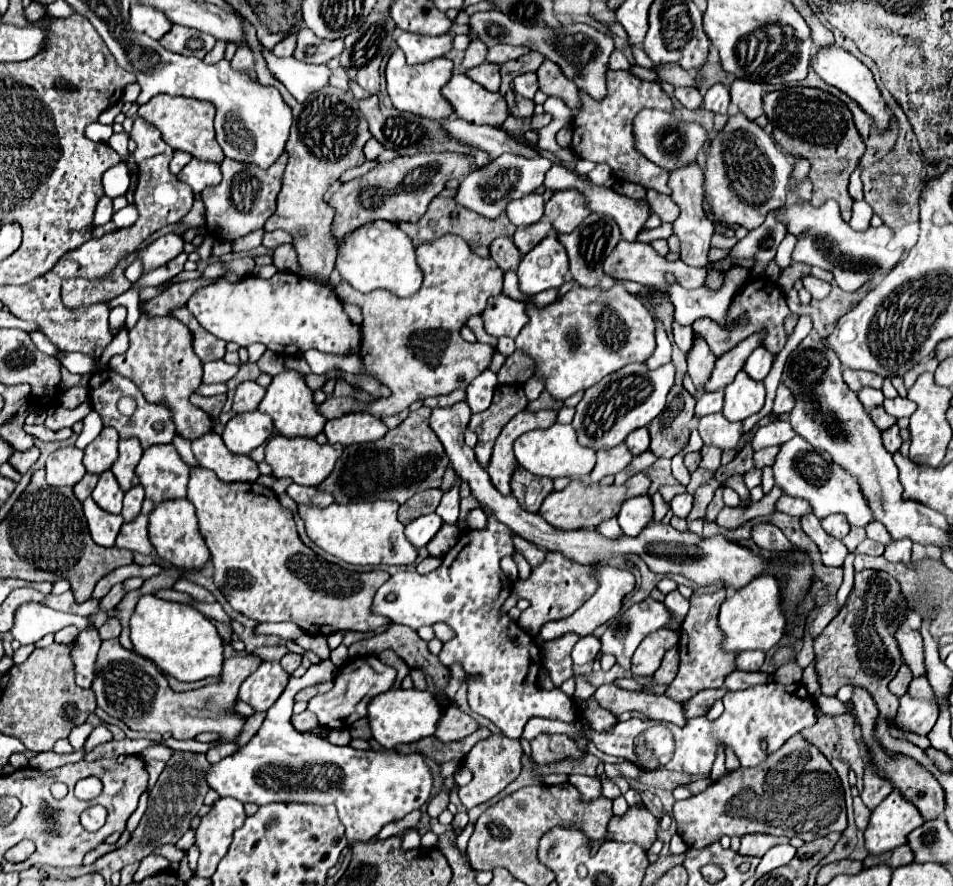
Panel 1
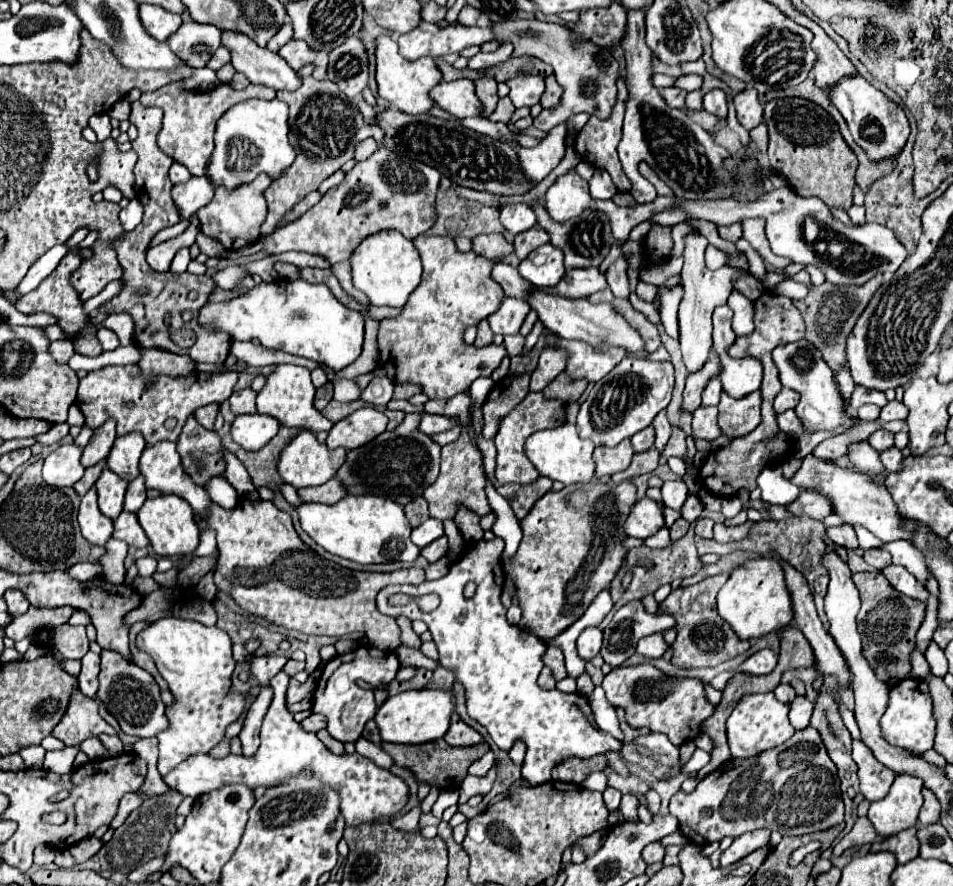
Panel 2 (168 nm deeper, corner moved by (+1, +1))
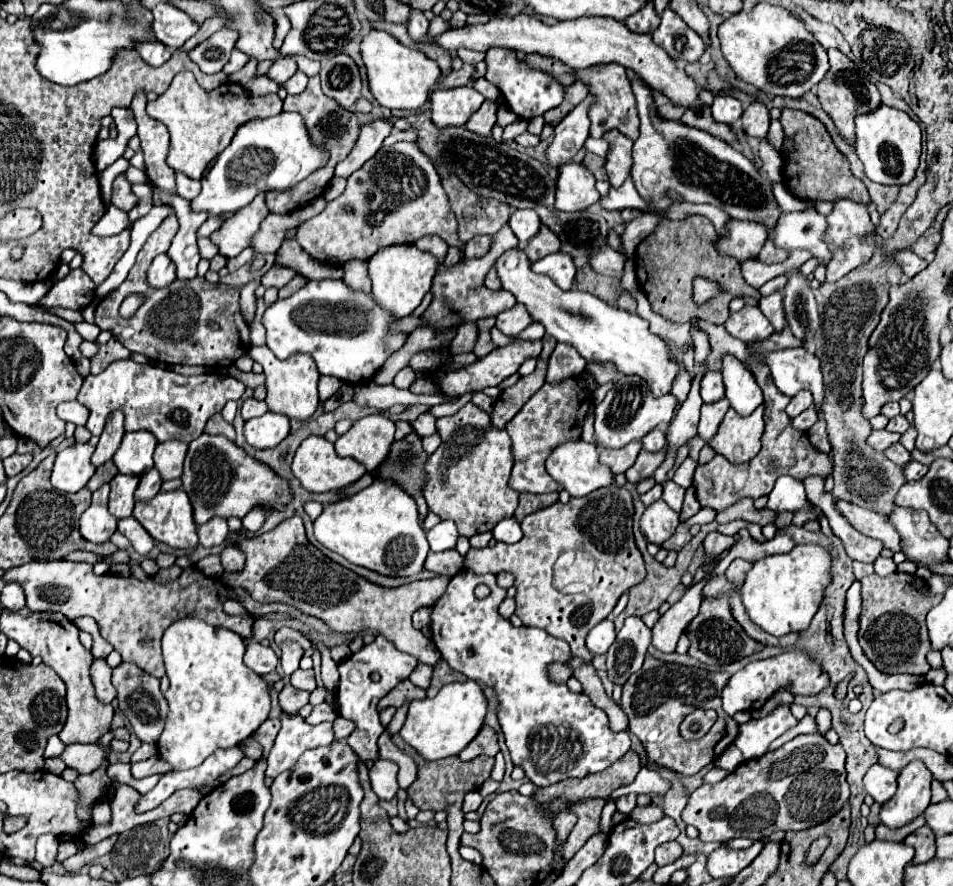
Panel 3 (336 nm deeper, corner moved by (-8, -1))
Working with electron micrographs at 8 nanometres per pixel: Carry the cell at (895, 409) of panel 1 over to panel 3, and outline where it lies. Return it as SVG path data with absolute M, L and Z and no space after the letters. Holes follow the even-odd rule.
M899 414L899 416L895 416L895 418L891 418L891 420L889 420L889 424L887 424L887 428L885 428L885 430L889 430L889 432L897 432L897 434L903 434L907 428L909 428L907 418Z

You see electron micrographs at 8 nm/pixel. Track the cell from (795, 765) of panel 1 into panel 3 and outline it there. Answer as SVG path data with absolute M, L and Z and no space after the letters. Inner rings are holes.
M815 732L797 736L759 760L743 762L717 784L697 788L683 810L683 822L699 830L701 842L725 844L731 838L761 838L777 830L789 832L817 826L833 816L847 800L845 752L841 744L831 746Z

